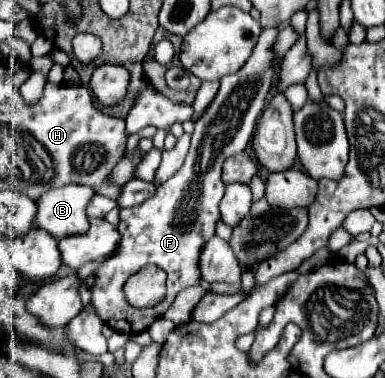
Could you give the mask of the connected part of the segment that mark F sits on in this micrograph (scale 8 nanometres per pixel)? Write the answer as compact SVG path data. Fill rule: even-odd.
M263 29L247 65L239 73L221 79L221 87L205 109L205 113L195 121L195 131L191 135L191 149L183 167L165 183L157 185L157 193L137 207L121 209L121 223L117 225L121 233L121 243L117 253L105 261L97 271L93 271L95 281L91 285L91 305L99 319L119 333L141 333L145 331L157 315L161 315L181 291L181 287L199 283L199 249L211 233L215 233L215 221L219 219L219 201L225 191L221 181L221 165L225 157L243 151L253 137L257 119L267 105L273 83L279 79L281 57L273 51L279 29ZM145 265L157 265L167 273L167 293L165 299L153 307L131 307L125 299L123 285L125 277L131 277Z

